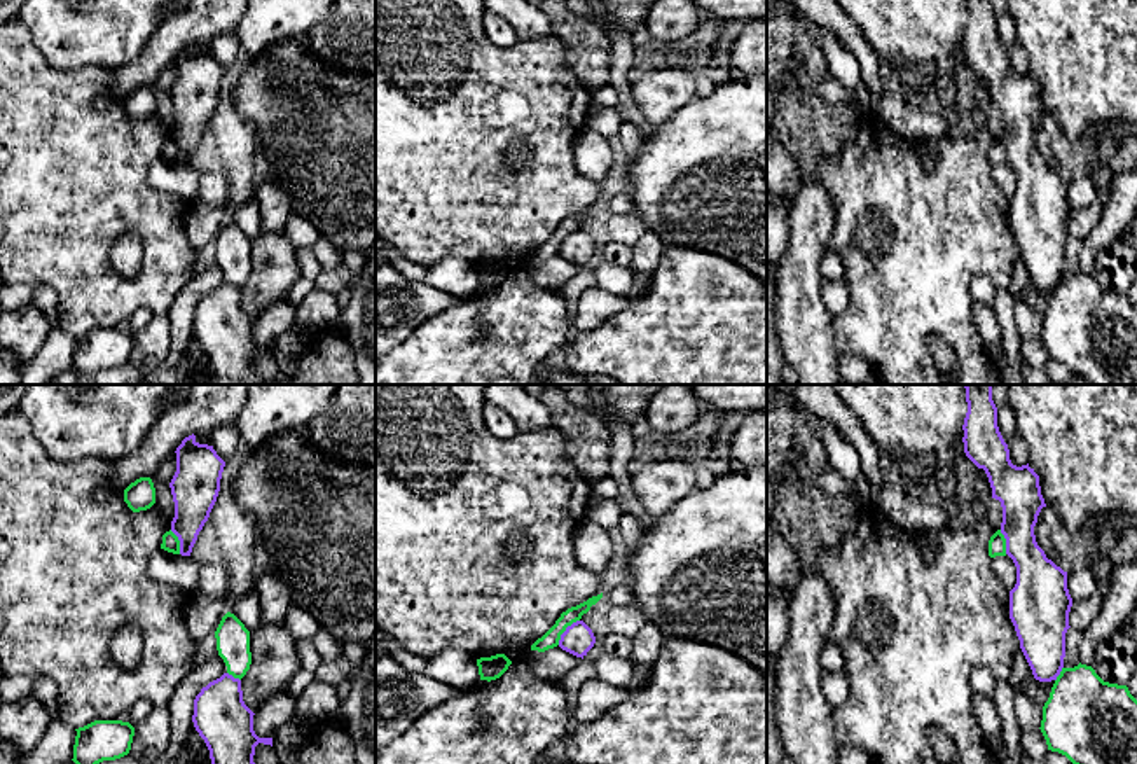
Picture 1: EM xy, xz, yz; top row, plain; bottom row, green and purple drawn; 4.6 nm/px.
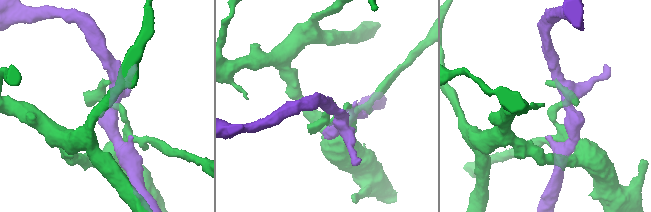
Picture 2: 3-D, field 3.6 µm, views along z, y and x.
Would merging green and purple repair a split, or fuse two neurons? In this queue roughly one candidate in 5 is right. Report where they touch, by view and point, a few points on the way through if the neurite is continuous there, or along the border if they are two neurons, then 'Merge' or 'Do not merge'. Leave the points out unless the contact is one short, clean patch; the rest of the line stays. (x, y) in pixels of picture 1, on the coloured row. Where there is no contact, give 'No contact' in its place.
Touches green at xz (565, 630). Do not merge

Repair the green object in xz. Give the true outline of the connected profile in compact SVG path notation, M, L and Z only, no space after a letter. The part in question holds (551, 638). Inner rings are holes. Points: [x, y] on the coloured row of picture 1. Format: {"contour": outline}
{"contour": "M603 593L562 612L561 617L555 621L555 624L531 645L531 650L545 652L548 649L557 647L561 635L566 631L566 628L580 621L582 615L587 614L590 607L596 605L601 598L603 598Z"}

